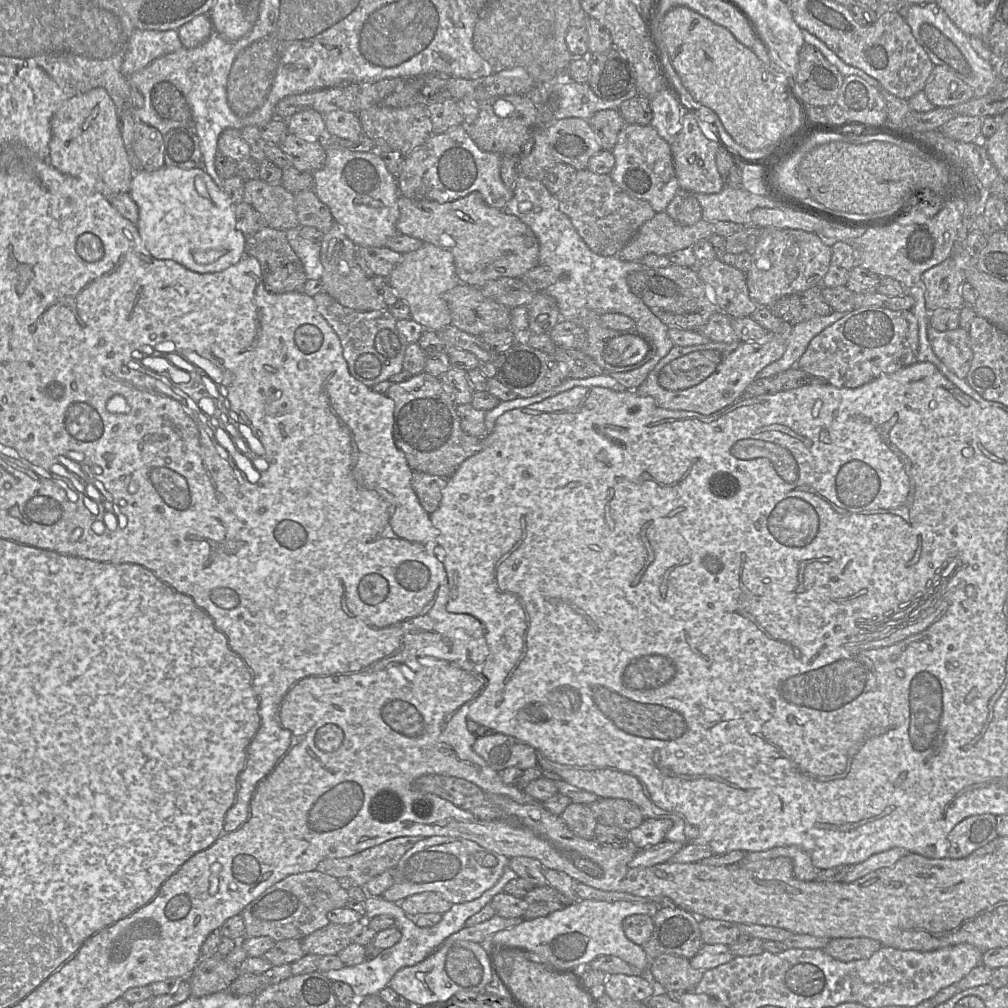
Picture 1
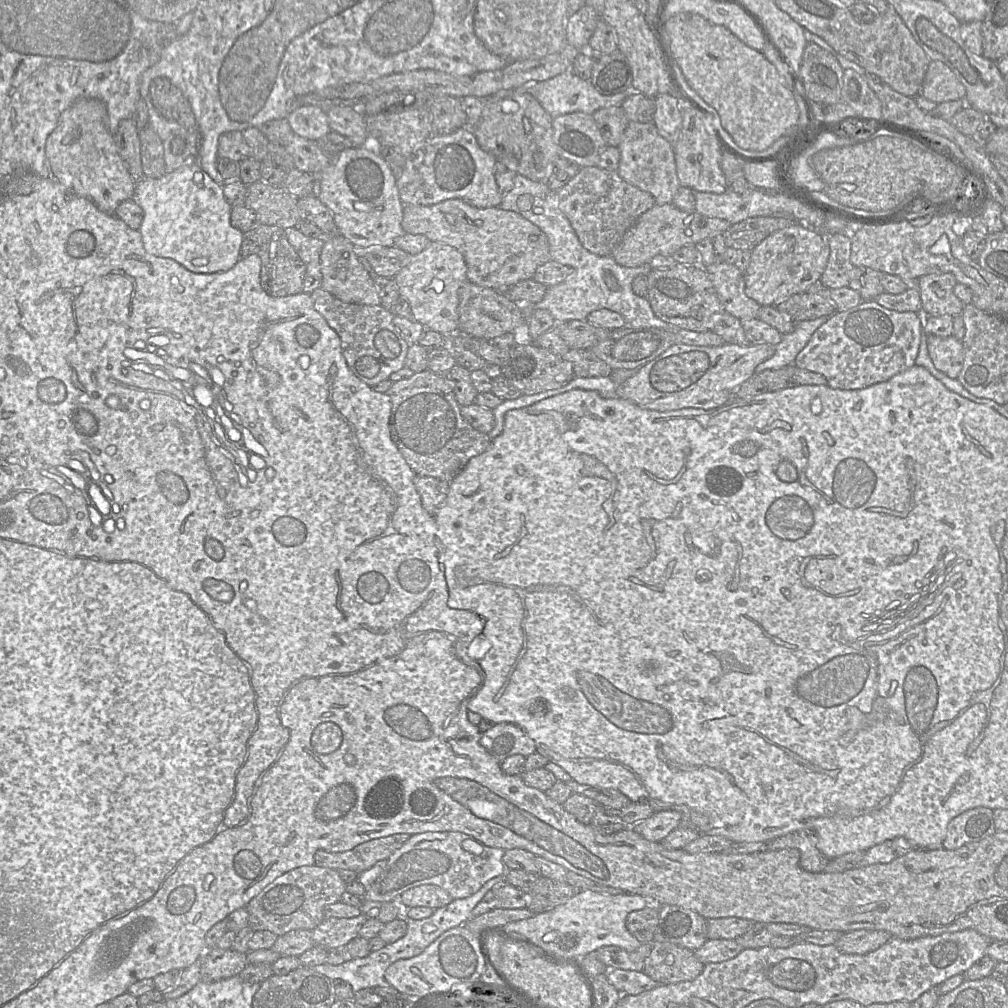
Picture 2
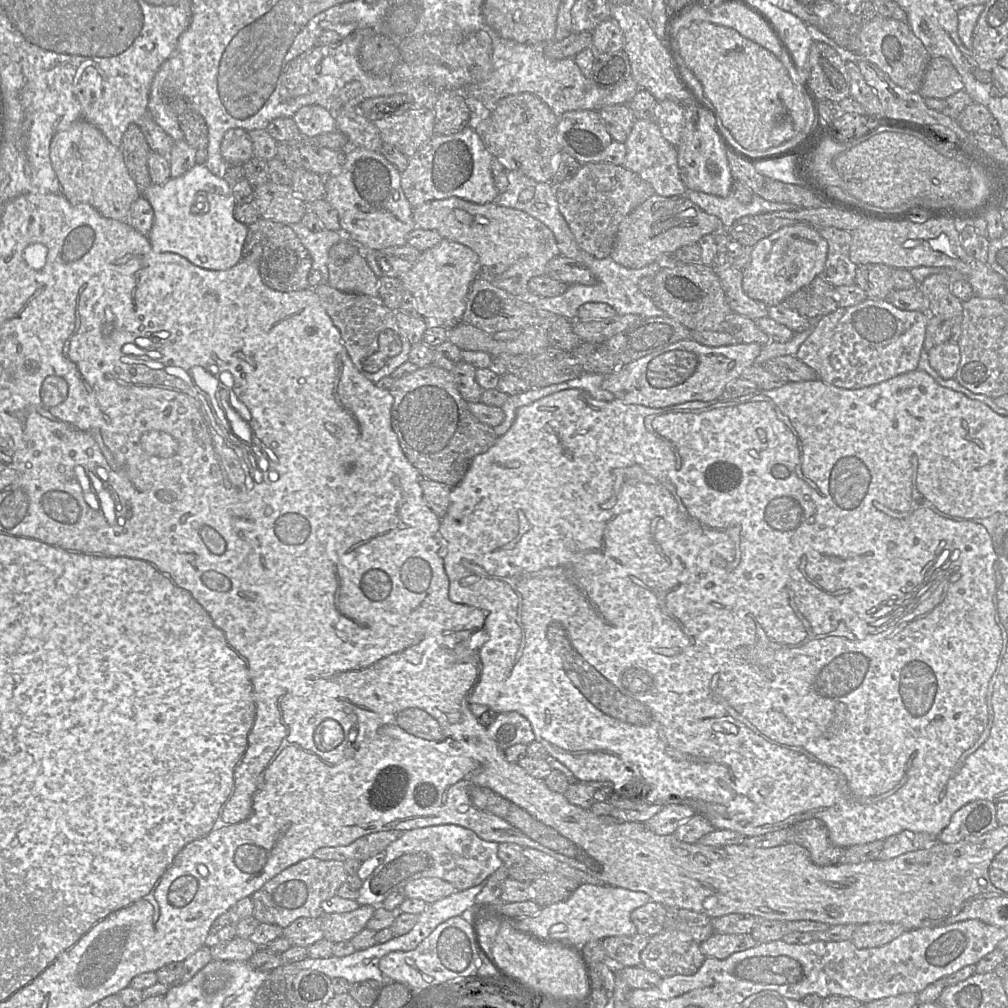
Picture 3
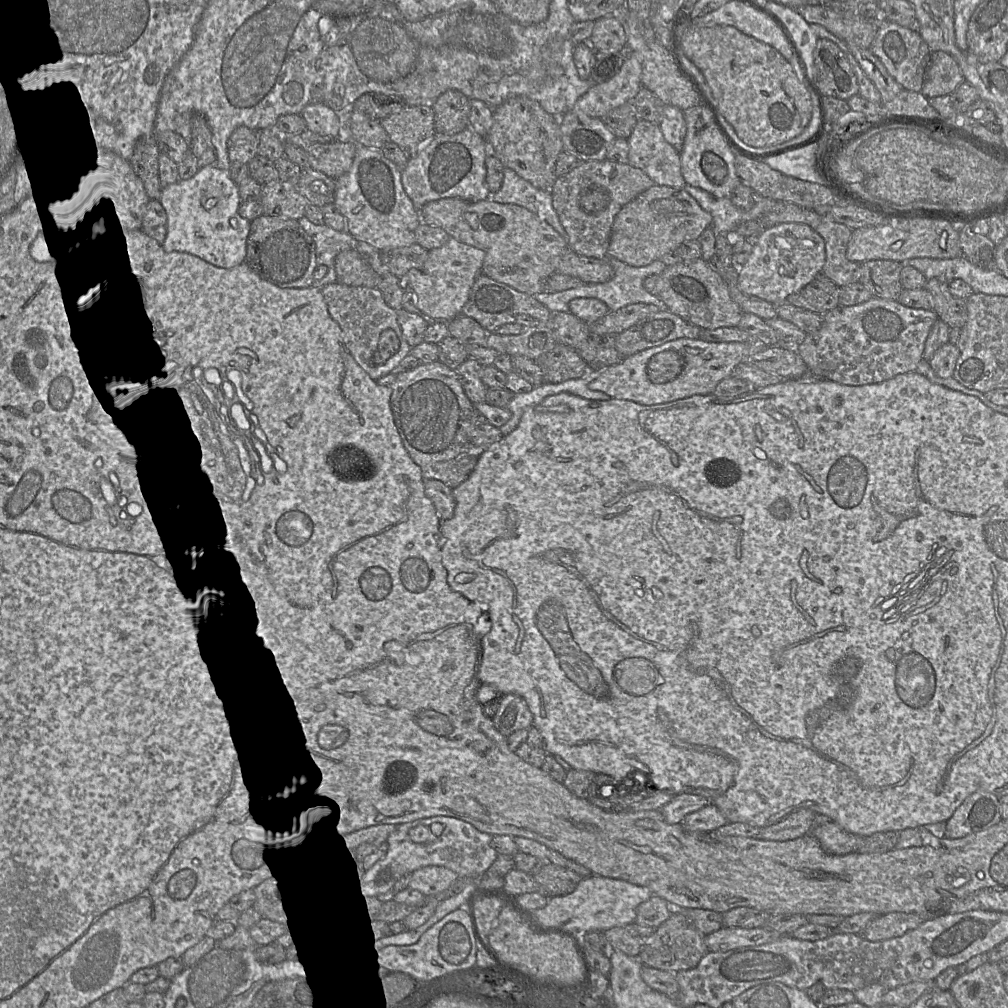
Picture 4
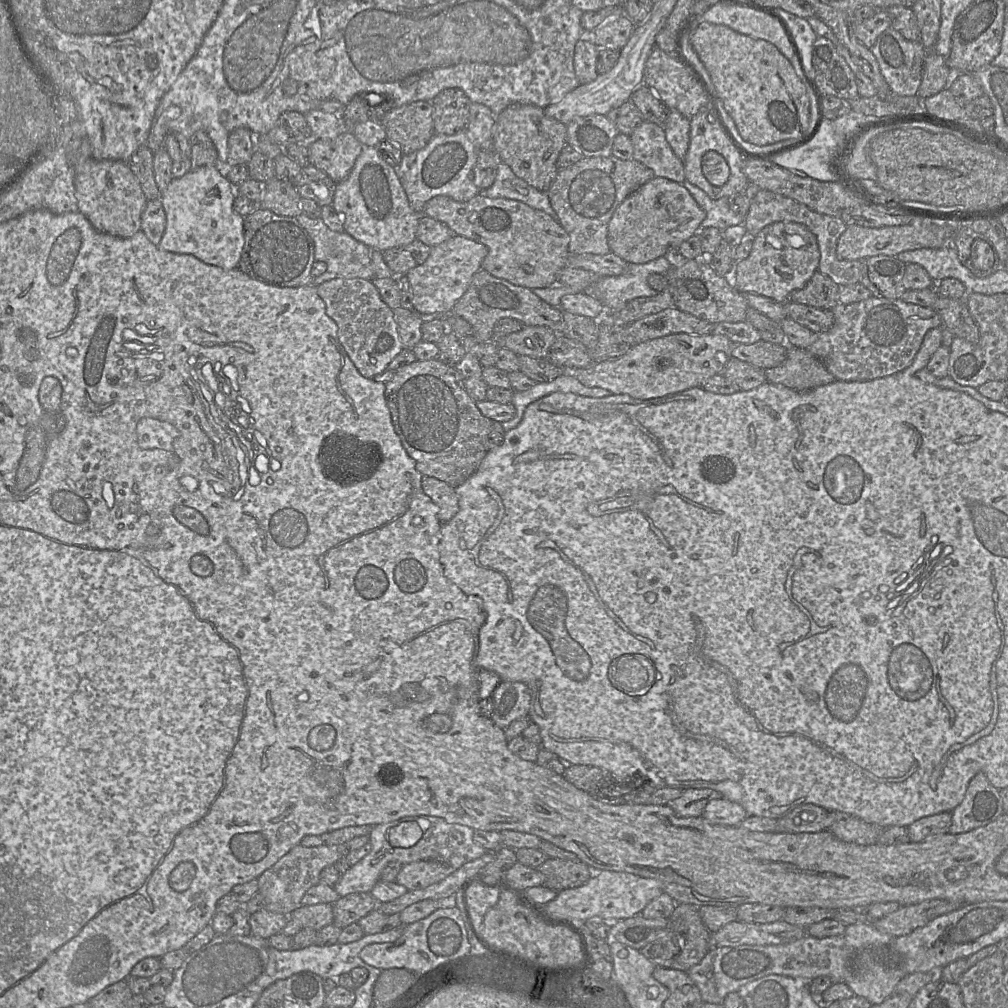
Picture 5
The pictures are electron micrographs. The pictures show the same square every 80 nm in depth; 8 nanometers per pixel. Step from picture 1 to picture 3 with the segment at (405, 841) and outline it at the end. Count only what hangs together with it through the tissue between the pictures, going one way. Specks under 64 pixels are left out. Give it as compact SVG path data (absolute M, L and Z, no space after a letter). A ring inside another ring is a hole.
M387 830L371 833L346 846L321 847L314 852L313 856L325 861L357 860L362 863L376 854L384 852L403 832L401 830Z

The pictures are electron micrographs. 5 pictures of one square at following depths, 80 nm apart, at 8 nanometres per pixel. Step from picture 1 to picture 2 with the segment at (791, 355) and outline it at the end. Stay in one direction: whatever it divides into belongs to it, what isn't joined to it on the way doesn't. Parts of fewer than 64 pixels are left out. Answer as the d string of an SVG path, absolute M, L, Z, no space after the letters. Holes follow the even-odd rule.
M822 316L796 323L794 330L788 334L783 334L781 342L775 345L774 355L760 363L755 368L753 375L759 375L768 369L779 369L793 364L797 355L809 342L814 332L830 317Z

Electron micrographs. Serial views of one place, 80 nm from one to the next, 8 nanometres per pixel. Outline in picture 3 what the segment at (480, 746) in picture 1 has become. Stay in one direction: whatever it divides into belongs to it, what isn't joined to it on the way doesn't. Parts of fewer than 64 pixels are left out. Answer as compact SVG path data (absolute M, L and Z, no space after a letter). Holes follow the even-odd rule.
M517 712L498 714L487 733L503 752L515 744L528 745L535 740L530 722Z

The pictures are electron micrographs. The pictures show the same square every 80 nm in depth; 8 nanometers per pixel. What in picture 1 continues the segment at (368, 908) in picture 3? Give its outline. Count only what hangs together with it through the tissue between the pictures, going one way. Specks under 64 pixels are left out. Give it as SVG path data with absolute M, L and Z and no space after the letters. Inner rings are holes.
M362 922L352 924L328 925L314 931L301 940L304 955L335 955L353 943L354 937L361 931Z

